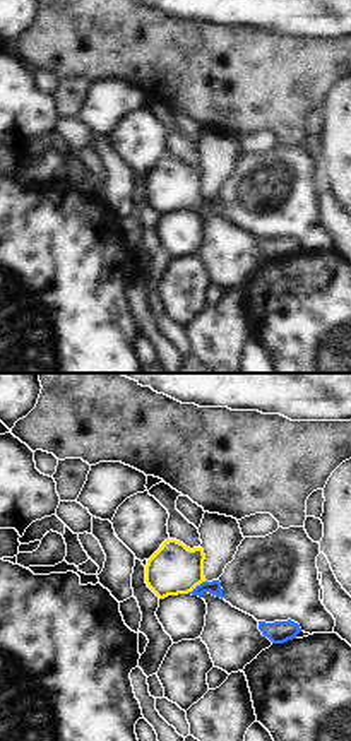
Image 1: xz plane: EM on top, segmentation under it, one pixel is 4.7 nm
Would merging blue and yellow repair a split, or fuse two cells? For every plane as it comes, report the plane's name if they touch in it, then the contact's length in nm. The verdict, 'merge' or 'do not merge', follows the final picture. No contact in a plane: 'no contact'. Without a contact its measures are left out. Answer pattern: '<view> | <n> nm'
xz | 110 nm

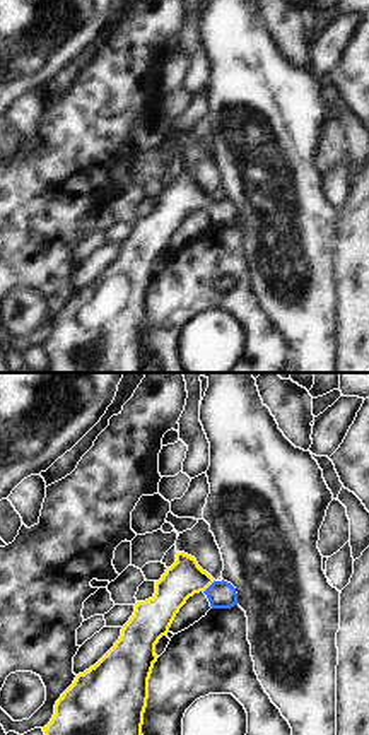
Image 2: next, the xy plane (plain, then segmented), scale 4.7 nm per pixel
xy | 80 nm

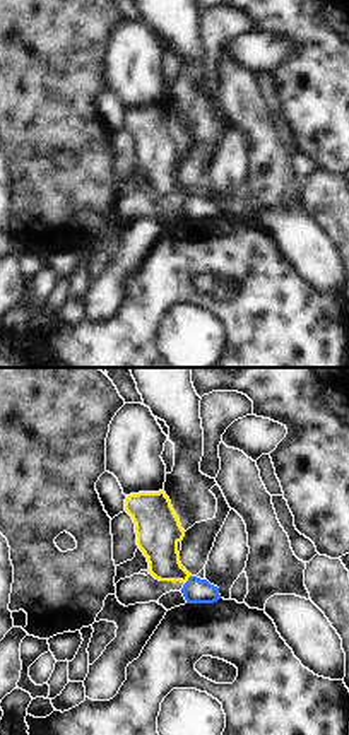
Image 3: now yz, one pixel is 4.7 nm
yz | 50 nm

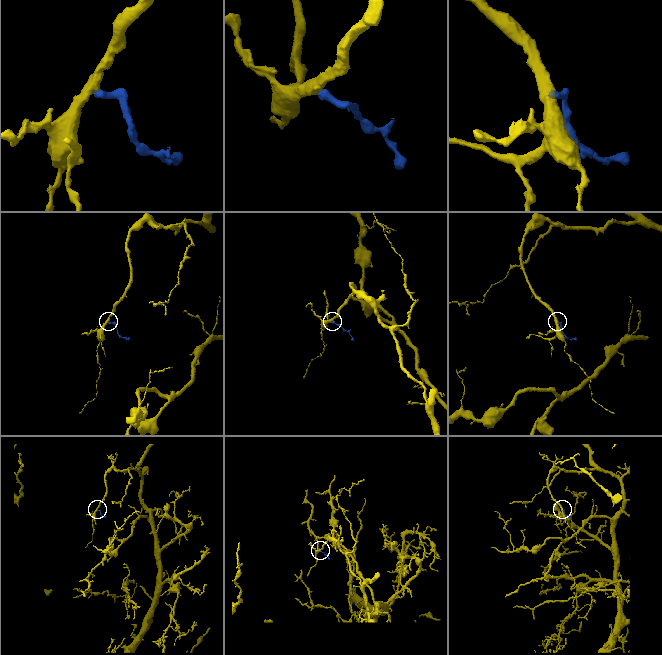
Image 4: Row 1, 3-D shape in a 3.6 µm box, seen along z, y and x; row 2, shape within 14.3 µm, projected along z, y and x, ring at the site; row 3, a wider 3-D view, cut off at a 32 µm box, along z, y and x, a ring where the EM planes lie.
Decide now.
merge

